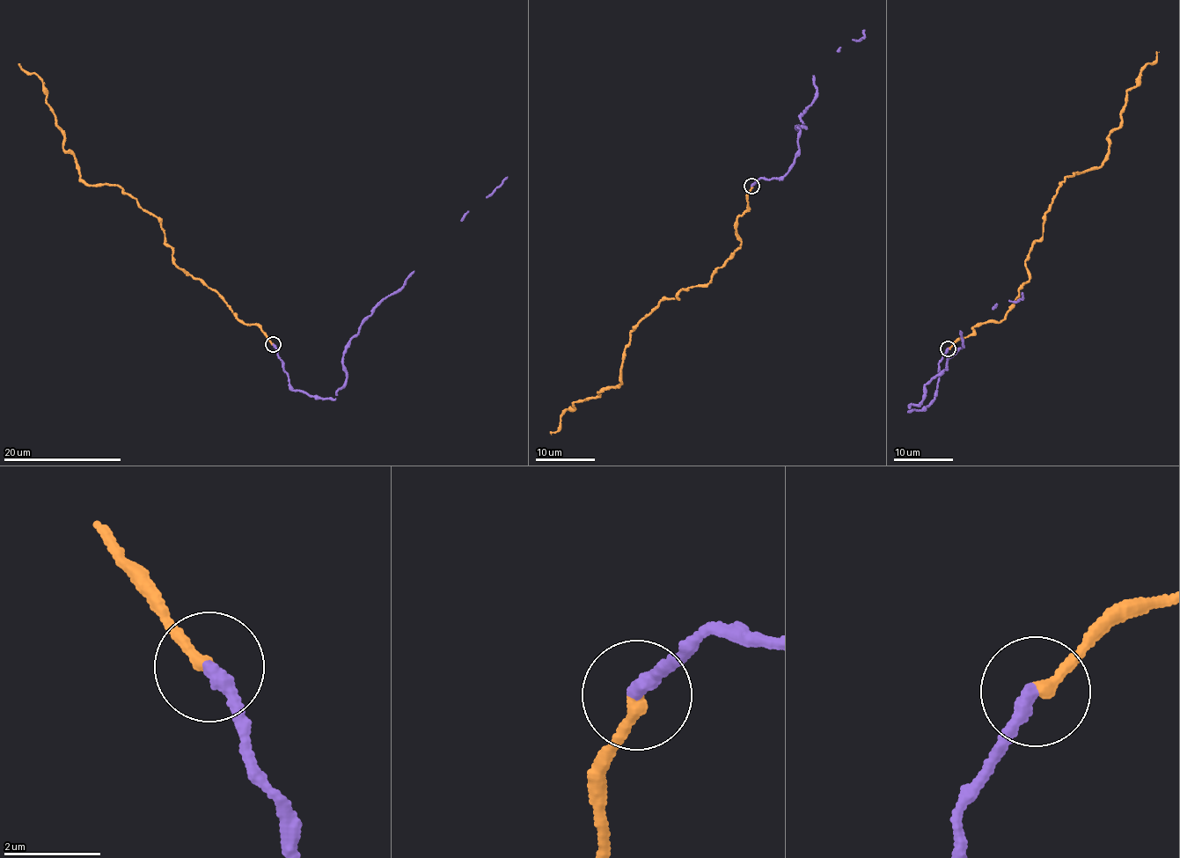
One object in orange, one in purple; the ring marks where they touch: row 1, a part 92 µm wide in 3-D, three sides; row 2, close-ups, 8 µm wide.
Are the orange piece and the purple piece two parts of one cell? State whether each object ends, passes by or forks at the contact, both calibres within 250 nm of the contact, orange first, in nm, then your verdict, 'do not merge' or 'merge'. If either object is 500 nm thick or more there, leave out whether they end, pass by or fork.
orange ends; purple ends; calibres 240 and 280 nm; merge

